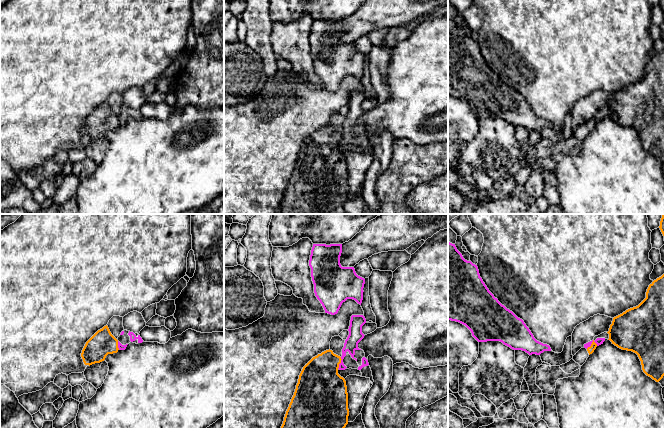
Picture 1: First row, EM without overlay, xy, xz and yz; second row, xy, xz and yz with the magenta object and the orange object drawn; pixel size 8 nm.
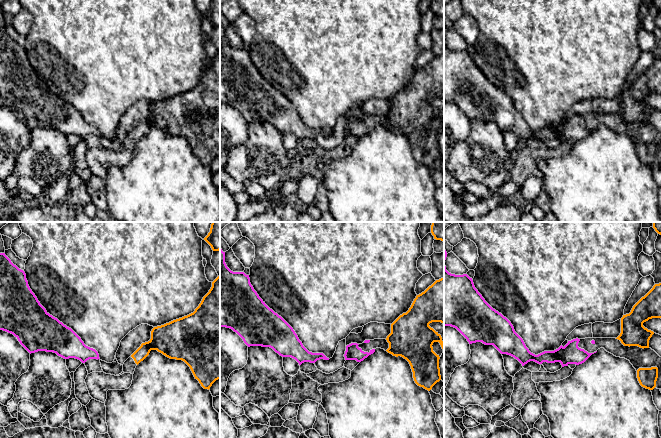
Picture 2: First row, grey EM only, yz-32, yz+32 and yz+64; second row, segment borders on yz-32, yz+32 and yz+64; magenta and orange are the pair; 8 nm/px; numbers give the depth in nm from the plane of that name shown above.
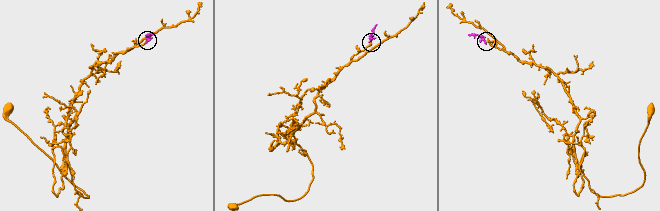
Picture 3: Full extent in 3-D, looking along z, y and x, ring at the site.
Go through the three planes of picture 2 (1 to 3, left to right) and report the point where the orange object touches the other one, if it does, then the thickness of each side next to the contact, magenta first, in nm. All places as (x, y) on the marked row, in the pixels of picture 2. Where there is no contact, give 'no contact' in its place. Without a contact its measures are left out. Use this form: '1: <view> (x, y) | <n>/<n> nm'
1: no contact
2: no contact
3: no contact

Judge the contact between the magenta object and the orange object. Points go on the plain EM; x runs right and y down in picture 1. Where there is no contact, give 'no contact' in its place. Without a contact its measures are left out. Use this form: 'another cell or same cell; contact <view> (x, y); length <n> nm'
another cell; contact xz (340, 139); length 100 nm

